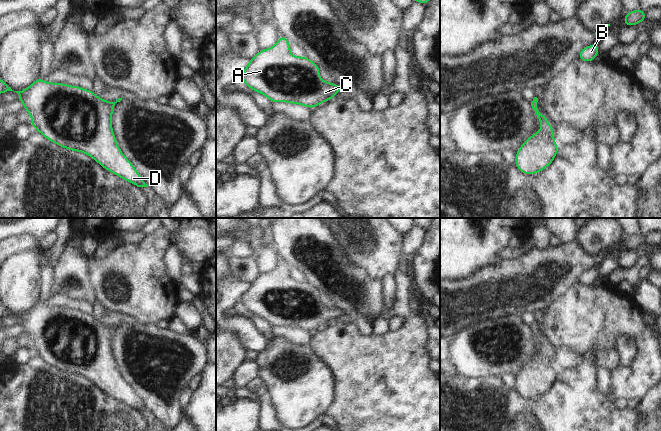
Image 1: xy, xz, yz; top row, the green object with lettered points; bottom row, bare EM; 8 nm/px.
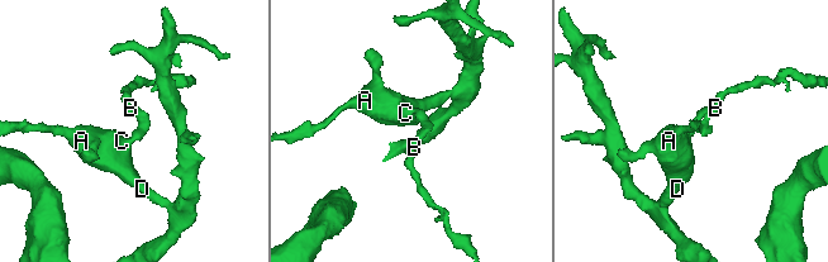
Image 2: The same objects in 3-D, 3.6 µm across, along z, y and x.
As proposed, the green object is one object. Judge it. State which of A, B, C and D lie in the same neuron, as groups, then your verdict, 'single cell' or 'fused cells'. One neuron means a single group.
A B C D; single cell

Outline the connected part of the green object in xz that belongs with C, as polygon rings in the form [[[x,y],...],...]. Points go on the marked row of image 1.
[[[280,35],[277,43],[250,58],[250,62],[240,75],[240,79],[253,91],[266,96],[271,102],[288,102],[300,104],[308,108],[331,100],[339,91],[346,89],[338,84],[323,81],[319,76],[320,67],[312,60],[303,56],[293,56],[290,53],[291,44],[285,36]]]

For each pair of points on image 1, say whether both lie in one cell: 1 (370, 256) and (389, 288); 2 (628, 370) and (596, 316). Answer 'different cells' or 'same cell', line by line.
1: different cells
2: same cell

